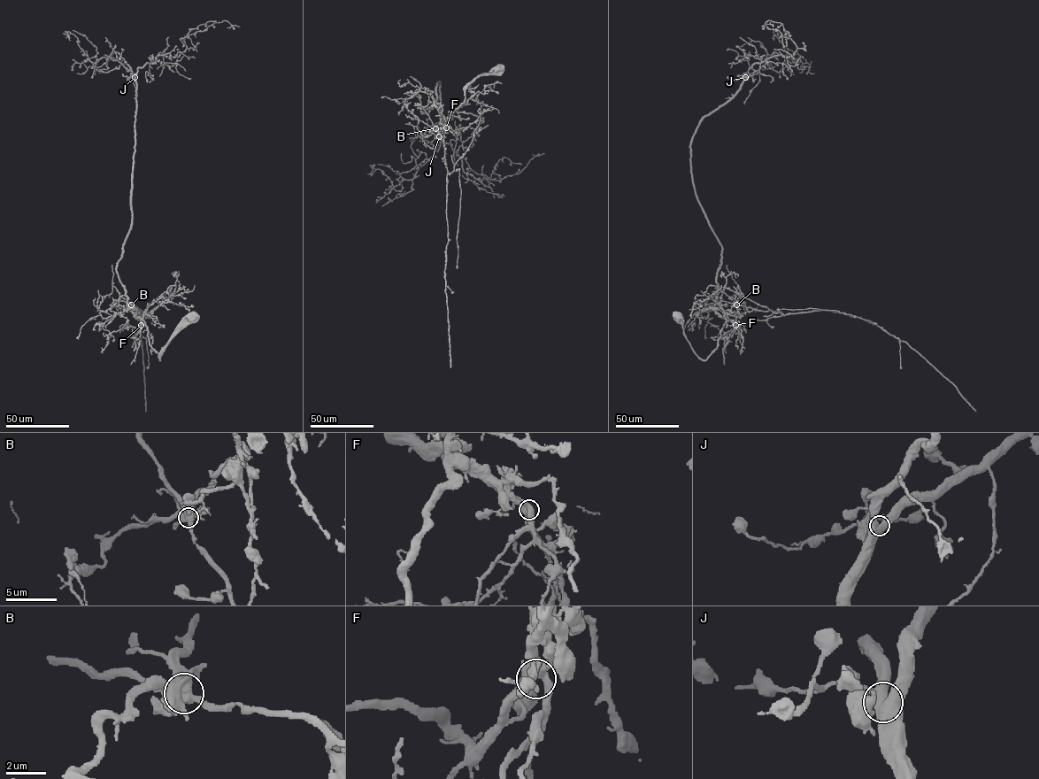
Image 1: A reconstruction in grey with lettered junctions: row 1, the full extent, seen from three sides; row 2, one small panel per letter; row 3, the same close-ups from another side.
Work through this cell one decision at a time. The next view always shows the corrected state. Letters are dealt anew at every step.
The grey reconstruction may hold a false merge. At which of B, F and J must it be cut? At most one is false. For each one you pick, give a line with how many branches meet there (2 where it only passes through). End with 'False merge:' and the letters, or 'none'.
B: branches 6
False merge: B

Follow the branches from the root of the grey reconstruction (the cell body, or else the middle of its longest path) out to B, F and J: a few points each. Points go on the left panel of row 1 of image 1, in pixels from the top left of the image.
B: (193, 315), (168, 343), (160, 359), (160, 356), (150, 343), (145, 323), (136, 317), (138, 311), (131, 304)
F: (193, 315), (168, 343), (160, 359), (160, 356), (150, 343), (142, 320), (141, 325)
J: (193, 315), (160, 359), (150, 343), (145, 323), (126, 305), (116, 269), (131, 226), (134, 77)

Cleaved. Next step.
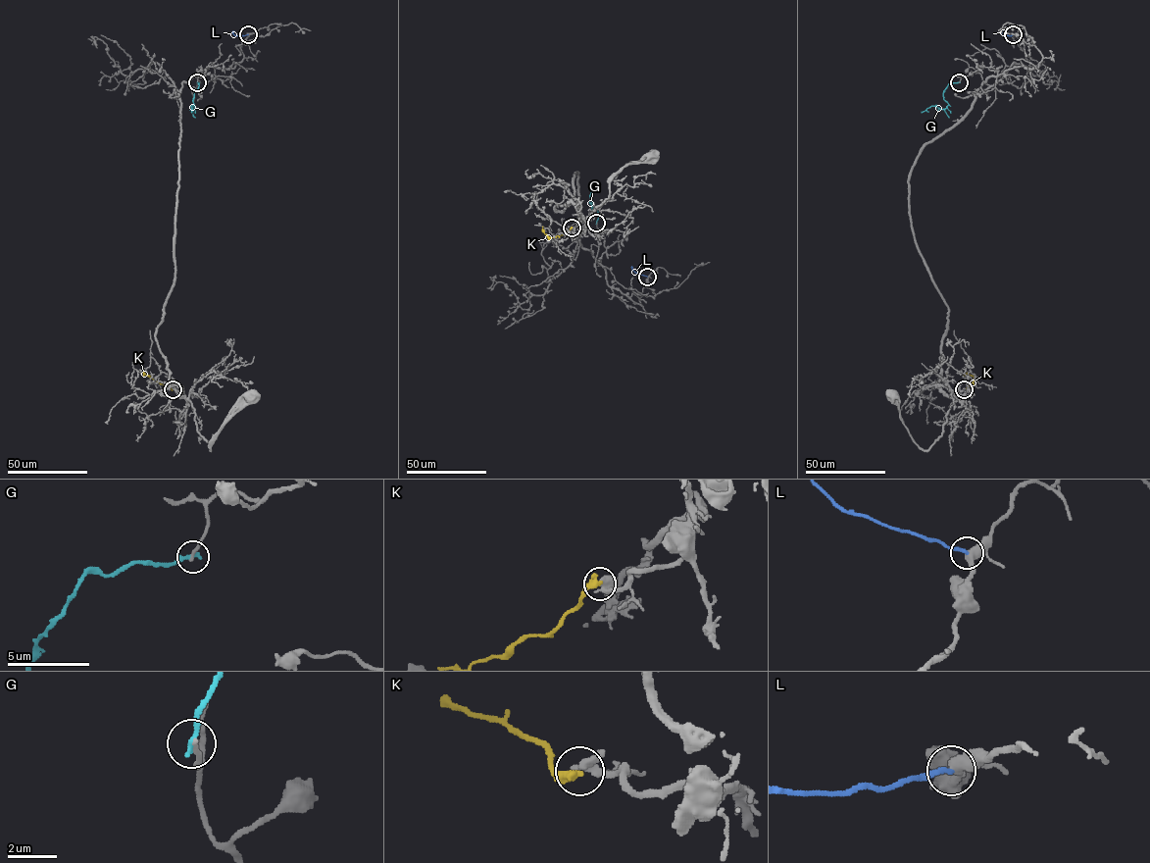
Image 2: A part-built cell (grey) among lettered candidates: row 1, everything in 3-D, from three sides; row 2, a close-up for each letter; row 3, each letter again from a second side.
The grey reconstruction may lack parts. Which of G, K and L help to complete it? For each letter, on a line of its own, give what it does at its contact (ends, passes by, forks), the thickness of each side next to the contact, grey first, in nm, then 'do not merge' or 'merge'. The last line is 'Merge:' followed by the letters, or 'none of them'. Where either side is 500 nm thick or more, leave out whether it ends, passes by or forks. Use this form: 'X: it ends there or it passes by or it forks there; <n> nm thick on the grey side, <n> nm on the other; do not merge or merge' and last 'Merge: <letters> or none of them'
G: it ends there; 200 nm thick on the grey side, 240 nm on the other; do not merge
K: it ends there; 360 nm thick on the grey side, 400 nm on the other; do not merge
L: it ends there; 460 nm thick on the grey side, 200 nm on the other; merge
Merge: L

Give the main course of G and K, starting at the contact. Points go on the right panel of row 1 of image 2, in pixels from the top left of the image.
G: (959, 82), (949, 83), (944, 90), (943, 99), (948, 104), (945, 108), (930, 106), (921, 112)
K: (964, 389), (974, 379), (969, 375), (963, 376)

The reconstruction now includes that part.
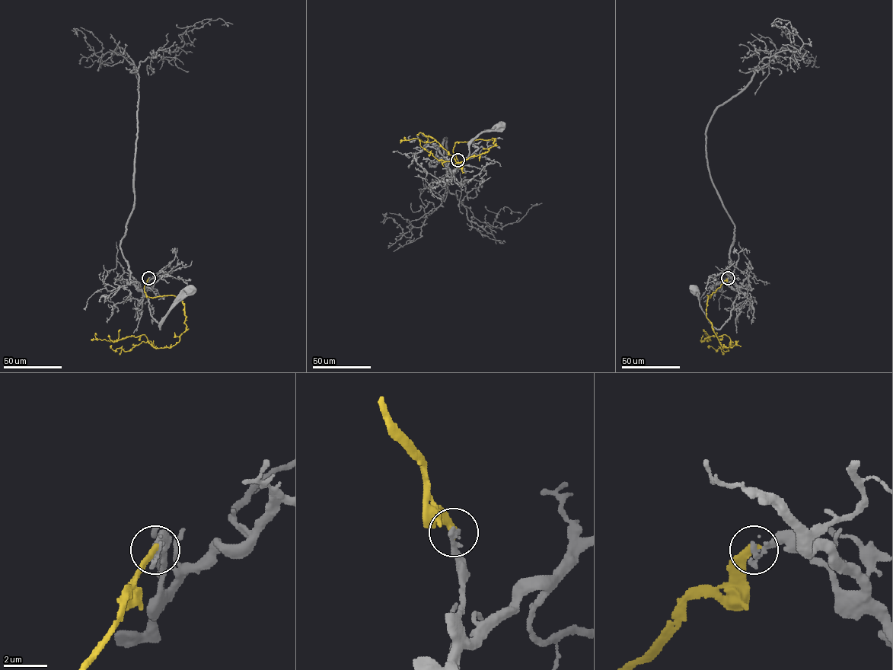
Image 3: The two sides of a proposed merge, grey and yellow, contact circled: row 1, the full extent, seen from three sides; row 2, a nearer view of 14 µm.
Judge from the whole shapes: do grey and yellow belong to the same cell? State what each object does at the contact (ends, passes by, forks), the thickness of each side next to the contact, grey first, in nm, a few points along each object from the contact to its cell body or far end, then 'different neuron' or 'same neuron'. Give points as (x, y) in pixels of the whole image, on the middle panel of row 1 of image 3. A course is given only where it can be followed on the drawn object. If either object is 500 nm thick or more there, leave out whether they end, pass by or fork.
grey ends | yellow ends | 280/360 nm | grey via (457, 160), (457, 166), (453, 170), (468, 156), (469, 143), (476, 137), (499, 126) | yellow via (457, 160), (455, 142), (495, 138), (487, 151), (457, 162), (435, 140), (400, 143) | different neuron

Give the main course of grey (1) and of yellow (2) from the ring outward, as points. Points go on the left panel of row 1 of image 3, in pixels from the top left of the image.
1: (148, 278), (144, 292), (148, 299), (150, 315), (159, 324), (160, 329), (167, 313), (186, 295), (190, 288)
2: (148, 278), (146, 297), (173, 295), (184, 305), (186, 328), (179, 340), (155, 348), (144, 334), (91, 340)

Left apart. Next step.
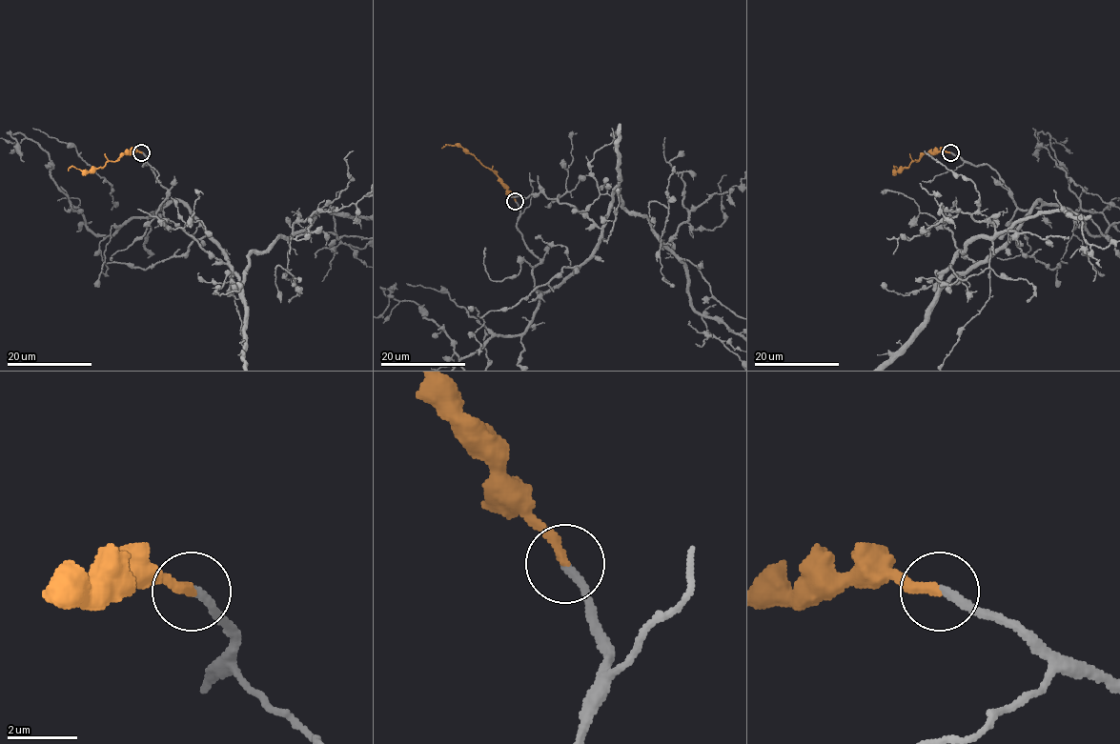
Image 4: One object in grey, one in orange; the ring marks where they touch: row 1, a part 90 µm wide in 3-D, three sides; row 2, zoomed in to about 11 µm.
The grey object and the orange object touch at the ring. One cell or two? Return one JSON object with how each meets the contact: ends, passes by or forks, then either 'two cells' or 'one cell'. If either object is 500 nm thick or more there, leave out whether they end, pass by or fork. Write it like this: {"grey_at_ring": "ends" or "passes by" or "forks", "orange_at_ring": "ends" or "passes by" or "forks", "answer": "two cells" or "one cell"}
{"grey_at_ring": "ends", "orange_at_ring": "ends", "answer": "one cell"}

